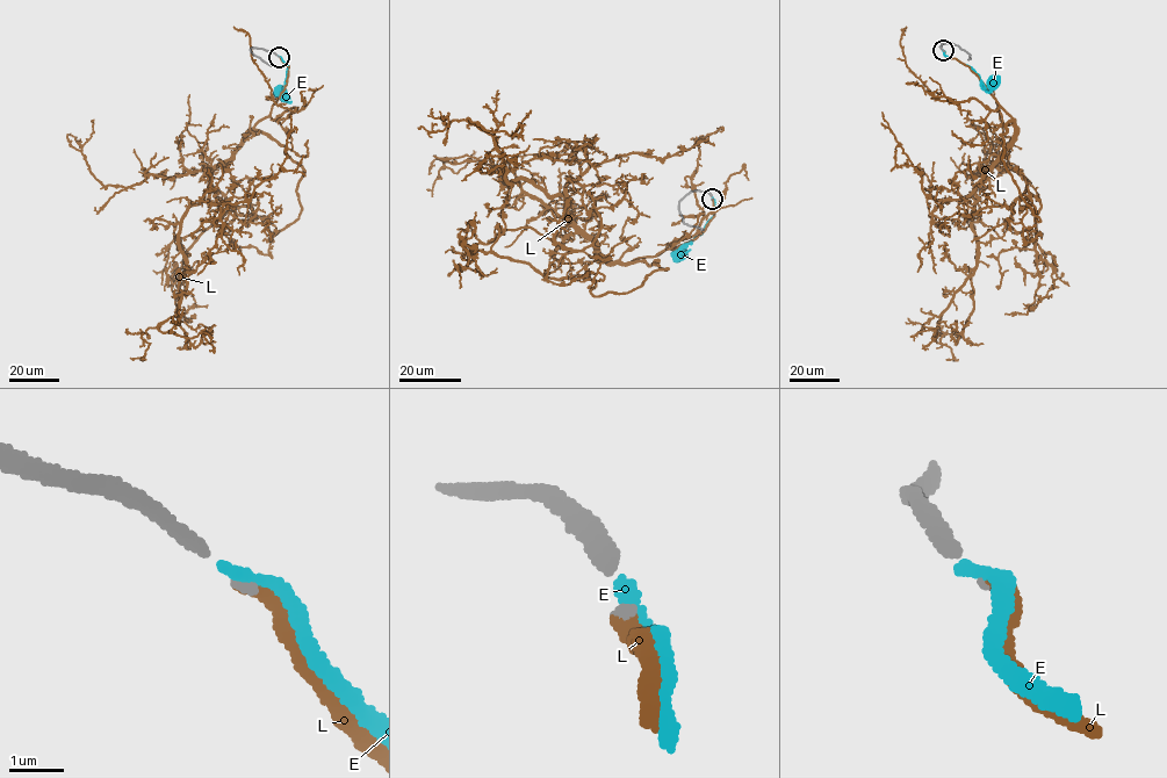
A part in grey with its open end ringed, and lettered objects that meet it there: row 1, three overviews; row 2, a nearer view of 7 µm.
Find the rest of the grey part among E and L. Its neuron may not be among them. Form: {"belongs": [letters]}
{"belongs": ["L"]}

